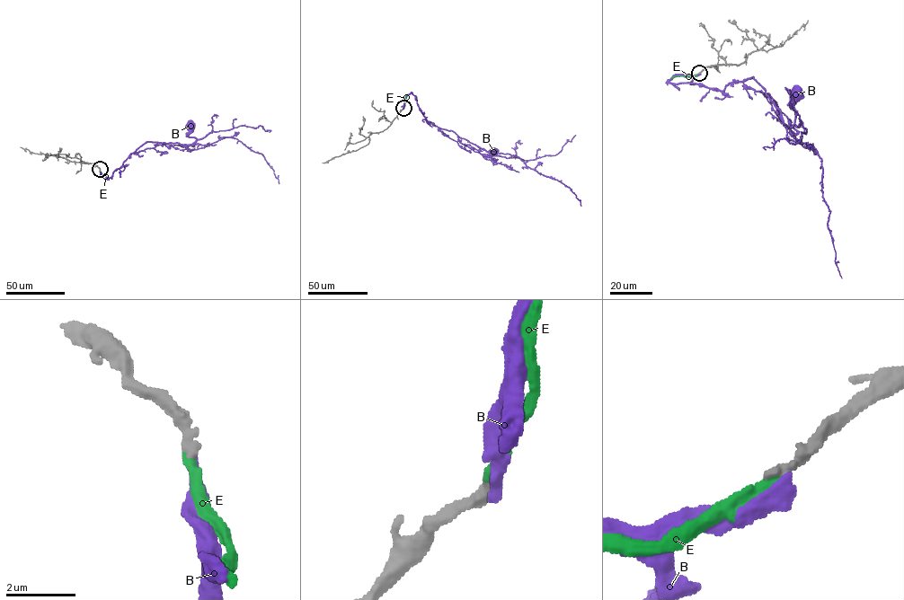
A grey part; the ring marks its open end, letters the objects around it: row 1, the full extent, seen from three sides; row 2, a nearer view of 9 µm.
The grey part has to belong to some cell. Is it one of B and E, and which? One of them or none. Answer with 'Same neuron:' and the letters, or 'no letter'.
Same neuron: E

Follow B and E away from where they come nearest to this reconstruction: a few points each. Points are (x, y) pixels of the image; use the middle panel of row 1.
B: (403, 108), (405, 96), (412, 93), (426, 121), (448, 136), (483, 154), (499, 156), (490, 153), (495, 151)
E: (403, 108), (410, 93)

